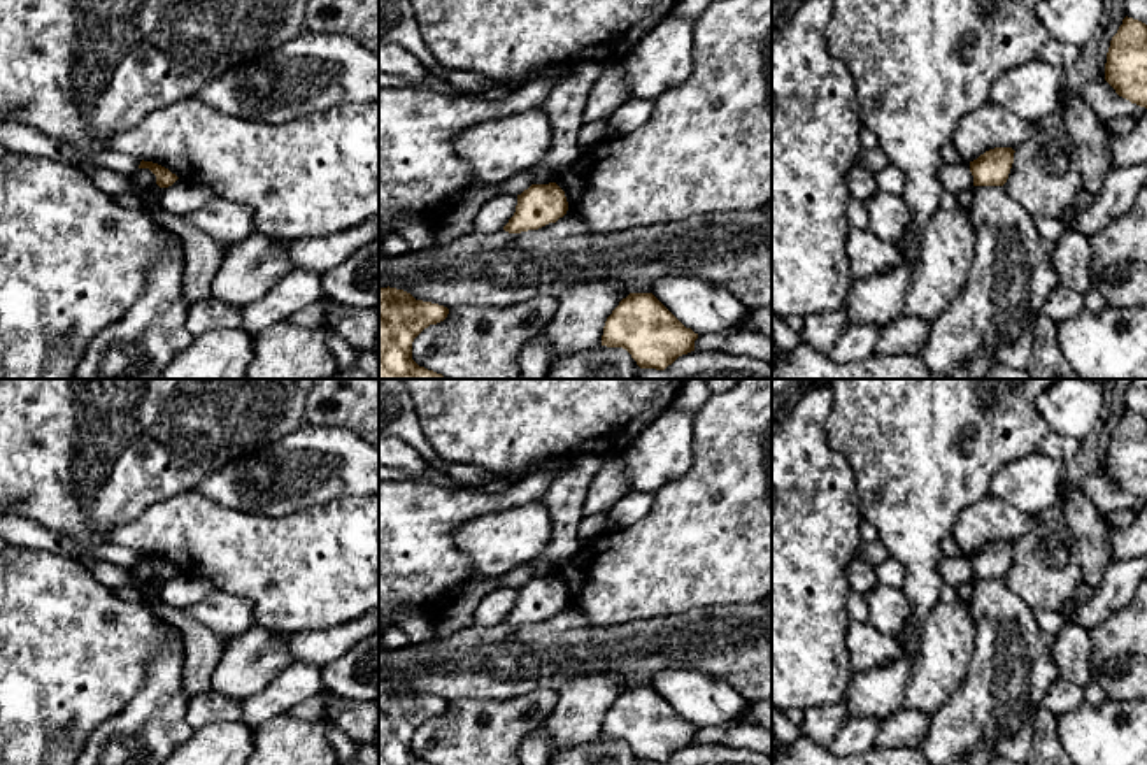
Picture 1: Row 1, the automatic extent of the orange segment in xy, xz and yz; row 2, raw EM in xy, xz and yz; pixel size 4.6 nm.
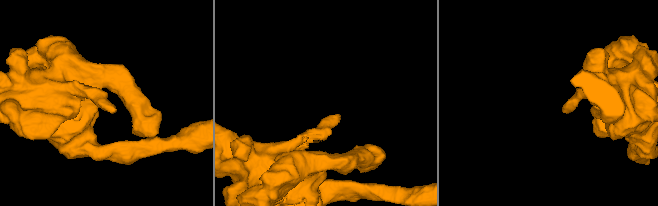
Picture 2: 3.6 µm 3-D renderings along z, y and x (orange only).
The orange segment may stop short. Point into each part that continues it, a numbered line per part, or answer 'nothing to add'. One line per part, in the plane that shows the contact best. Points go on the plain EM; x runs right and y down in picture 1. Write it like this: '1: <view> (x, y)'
nothing to add

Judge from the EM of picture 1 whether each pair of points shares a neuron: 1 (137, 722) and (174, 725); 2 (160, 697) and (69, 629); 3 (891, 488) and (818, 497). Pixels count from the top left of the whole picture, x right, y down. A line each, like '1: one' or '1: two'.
1: one
2: two
3: two

